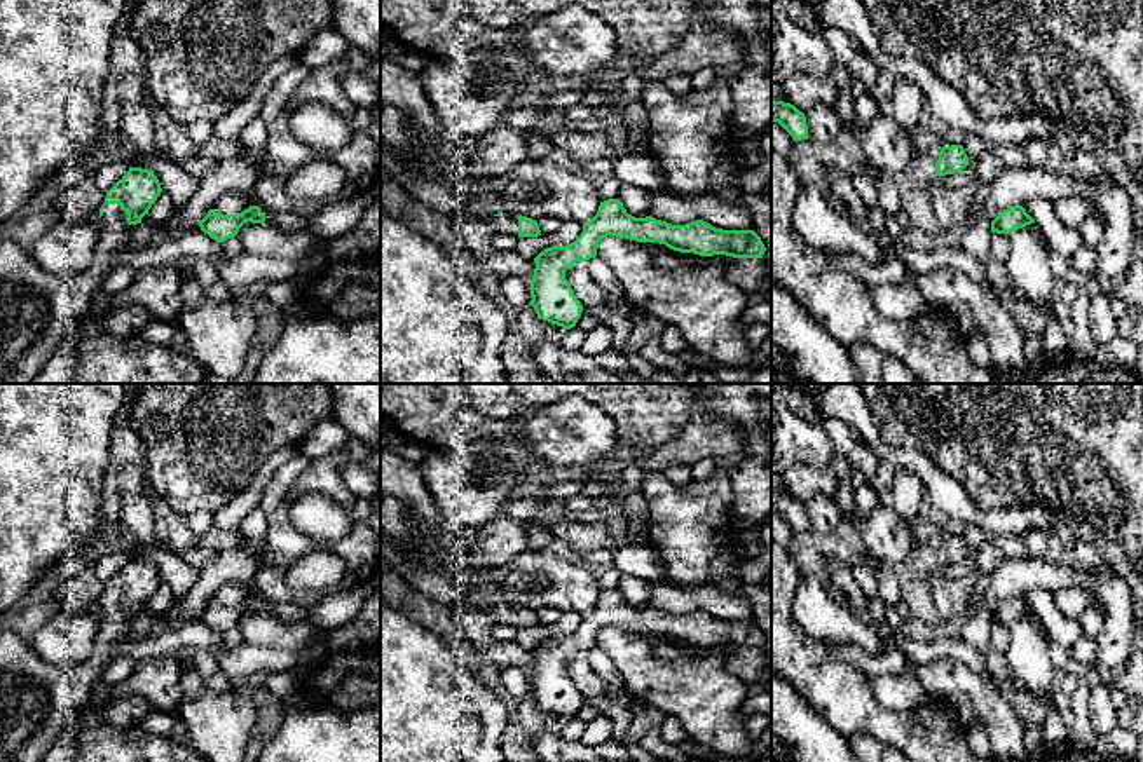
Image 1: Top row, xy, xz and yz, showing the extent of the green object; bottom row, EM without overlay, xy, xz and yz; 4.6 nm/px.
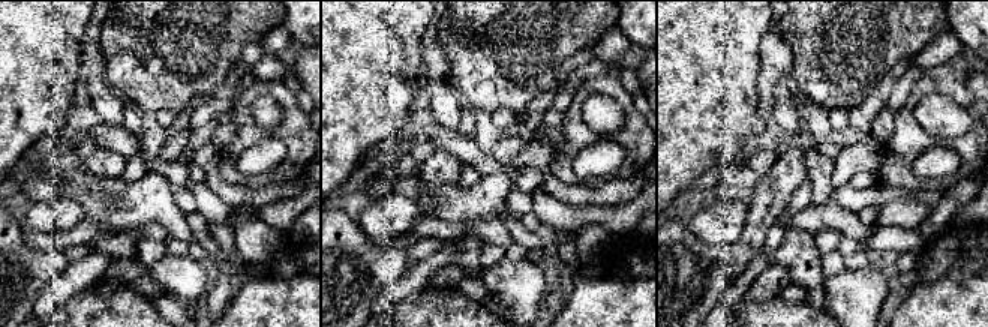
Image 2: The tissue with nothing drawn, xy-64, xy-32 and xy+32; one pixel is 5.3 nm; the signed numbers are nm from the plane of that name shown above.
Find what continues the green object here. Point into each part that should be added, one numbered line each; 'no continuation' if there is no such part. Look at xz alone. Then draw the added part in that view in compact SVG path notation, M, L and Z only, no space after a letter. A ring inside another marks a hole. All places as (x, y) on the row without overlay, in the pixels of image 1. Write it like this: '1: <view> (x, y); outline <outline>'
1: xz (506, 614); outline M504 603L501 607L494 607L492 614L496 616L497 623L518 628L518 605Z

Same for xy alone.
1: xy (37, 700); outline M103 595L99 631L91 656L80 666L44 661L14 631L0 631L0 762L42 762L49 748L66 732L68 722L91 701L101 671L113 663L113 645L129 638L134 616L119 595Z

